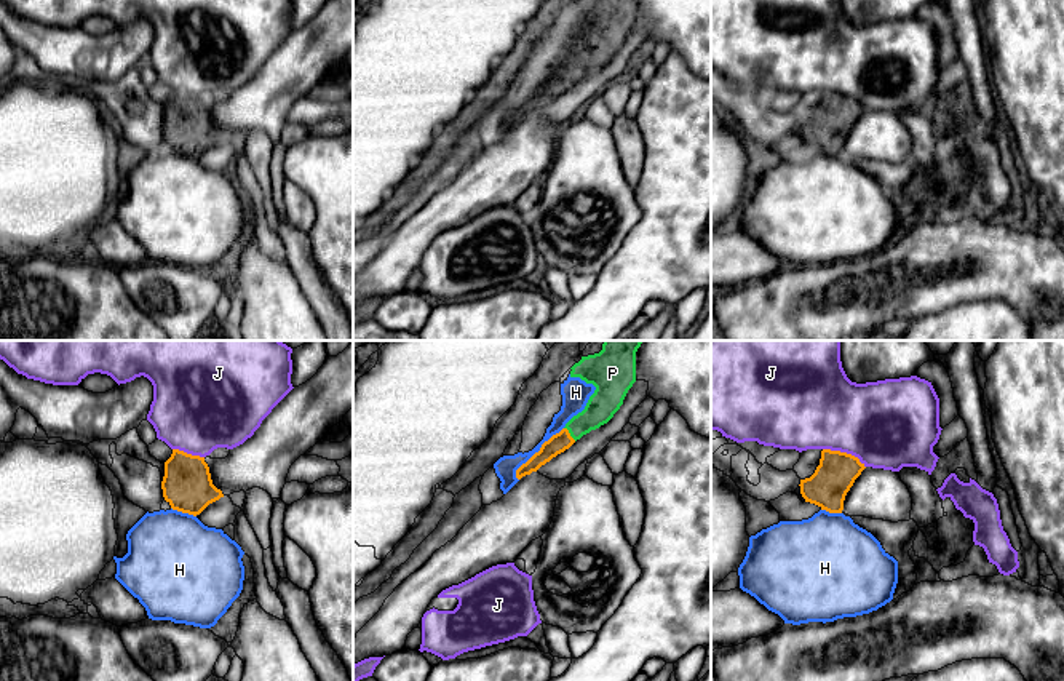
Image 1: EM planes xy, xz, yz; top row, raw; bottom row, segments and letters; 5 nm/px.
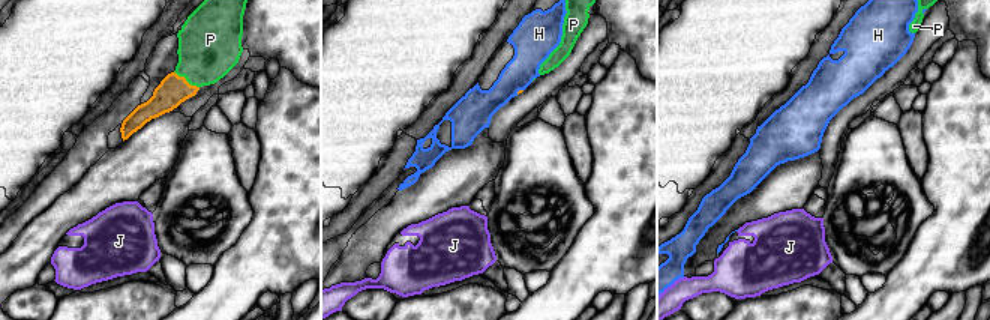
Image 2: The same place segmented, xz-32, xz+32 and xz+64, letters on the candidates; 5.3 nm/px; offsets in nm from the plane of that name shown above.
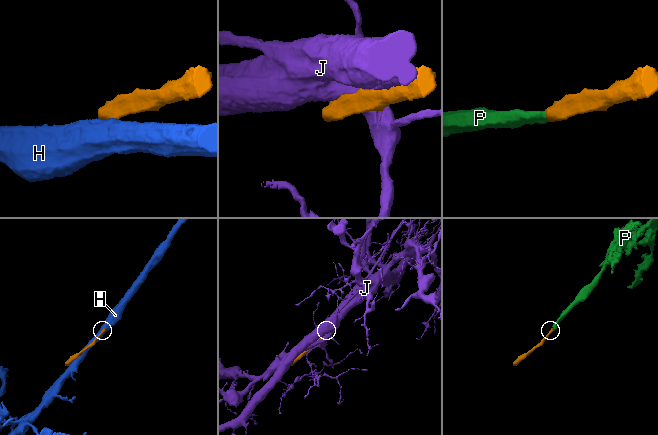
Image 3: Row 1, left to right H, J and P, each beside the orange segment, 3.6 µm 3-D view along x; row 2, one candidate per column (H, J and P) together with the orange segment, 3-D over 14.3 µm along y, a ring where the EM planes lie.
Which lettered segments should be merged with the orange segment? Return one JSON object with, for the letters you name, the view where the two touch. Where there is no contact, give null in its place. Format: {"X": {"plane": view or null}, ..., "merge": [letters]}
{"P": {"plane": "xz"}, "merge": ["P"]}

